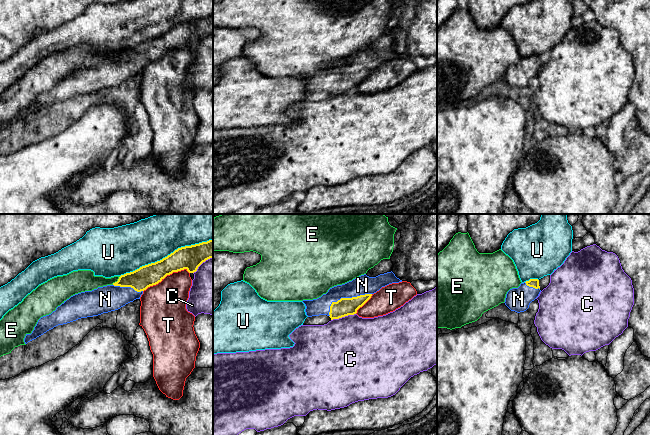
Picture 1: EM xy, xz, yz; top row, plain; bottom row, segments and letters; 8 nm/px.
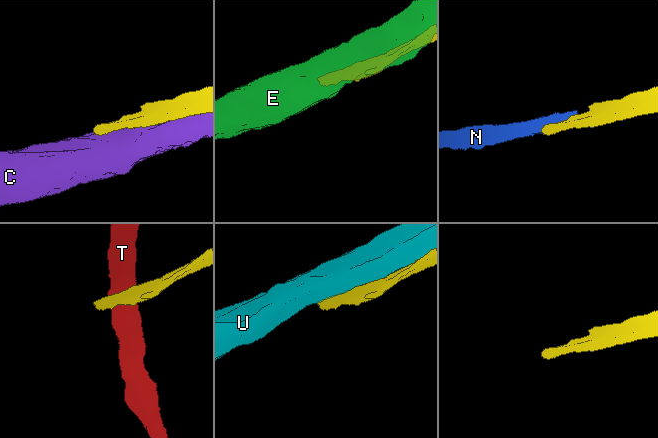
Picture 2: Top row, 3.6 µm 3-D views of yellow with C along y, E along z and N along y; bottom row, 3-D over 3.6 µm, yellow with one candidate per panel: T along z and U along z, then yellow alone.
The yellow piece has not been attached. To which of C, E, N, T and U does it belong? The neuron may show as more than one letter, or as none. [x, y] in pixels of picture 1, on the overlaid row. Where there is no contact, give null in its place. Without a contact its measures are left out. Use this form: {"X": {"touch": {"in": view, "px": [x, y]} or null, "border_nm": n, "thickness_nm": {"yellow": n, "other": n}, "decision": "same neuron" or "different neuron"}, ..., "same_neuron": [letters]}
{"C": {"touch": {"in": "xz", "px": [343, 316]}, "border_nm": 200, "thickness_nm": {"yellow": 140, "other": 500}, "decision": "different neuron"}, "E": {"touch": {"in": "xy", "px": [117, 281]}, "border_nm": 100, "thickness_nm": {"yellow": 170, "other": 160}, "decision": "different neuron"}, "N": {"touch": {"in": "xz", "px": [345, 298]}, "border_nm": 400, "thickness_nm": {"yellow": 140, "other": 150}, "decision": "same neuron"}, "T": {"touch": {"in": "xy", "px": [166, 275]}, "border_nm": 400, "thickness_nm": {"yellow": 190, "other": 360}, "decision": "different neuron"}, "U": {"touch": {"in": "xy", "px": [167, 256]}, "border_nm": 800, "thickness_nm": {"yellow": 190, "other": 360}, "decision": "different neuron"}, "same_neuron": ["N"]}

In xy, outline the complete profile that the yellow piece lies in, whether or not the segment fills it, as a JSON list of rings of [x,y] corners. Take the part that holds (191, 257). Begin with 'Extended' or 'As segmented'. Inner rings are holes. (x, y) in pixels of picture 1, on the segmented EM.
Extended. [[[213,240],[178,248],[160,261],[121,275],[112,285],[75,294],[51,314],[41,317],[32,333],[26,334],[24,342],[27,344],[58,325],[118,310],[140,299],[144,290],[158,284],[167,275],[184,269],[194,273],[210,258],[213,258]]]

